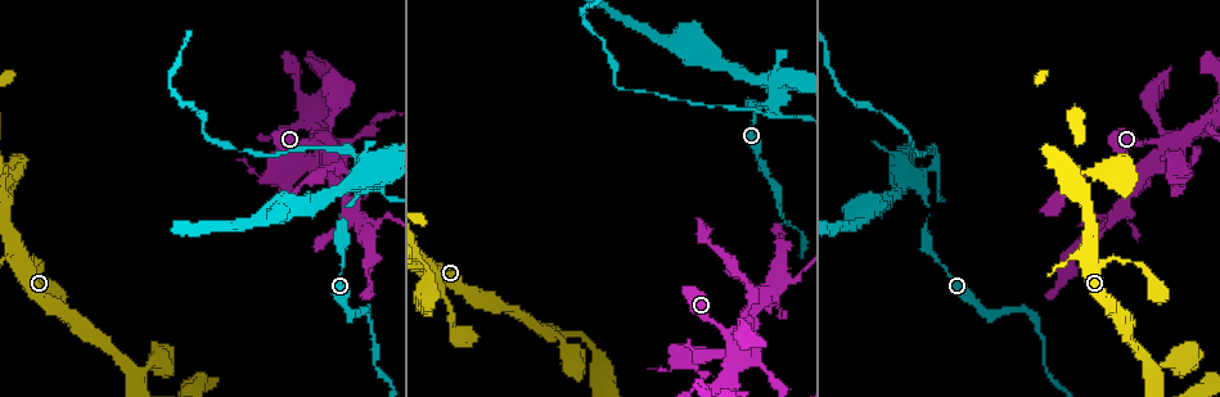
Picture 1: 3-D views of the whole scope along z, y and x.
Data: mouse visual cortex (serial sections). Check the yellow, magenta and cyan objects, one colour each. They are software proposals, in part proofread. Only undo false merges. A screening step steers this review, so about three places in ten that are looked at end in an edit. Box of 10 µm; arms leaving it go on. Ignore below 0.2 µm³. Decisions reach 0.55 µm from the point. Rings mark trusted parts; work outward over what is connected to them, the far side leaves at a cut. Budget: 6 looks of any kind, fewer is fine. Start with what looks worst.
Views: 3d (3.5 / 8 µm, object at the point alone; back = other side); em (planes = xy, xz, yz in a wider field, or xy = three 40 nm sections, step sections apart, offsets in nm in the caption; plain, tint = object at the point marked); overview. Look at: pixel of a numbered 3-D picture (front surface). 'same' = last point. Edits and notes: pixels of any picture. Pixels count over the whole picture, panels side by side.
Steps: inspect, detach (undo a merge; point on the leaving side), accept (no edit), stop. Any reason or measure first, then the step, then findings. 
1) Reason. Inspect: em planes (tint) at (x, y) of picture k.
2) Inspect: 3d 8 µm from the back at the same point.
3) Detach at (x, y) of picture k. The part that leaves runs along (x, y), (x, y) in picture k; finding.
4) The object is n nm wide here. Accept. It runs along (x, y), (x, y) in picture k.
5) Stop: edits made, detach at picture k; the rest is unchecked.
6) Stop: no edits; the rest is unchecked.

Abrupt turn. Inspect: 3d 3.5 µm at (326, 153) of picture 1.

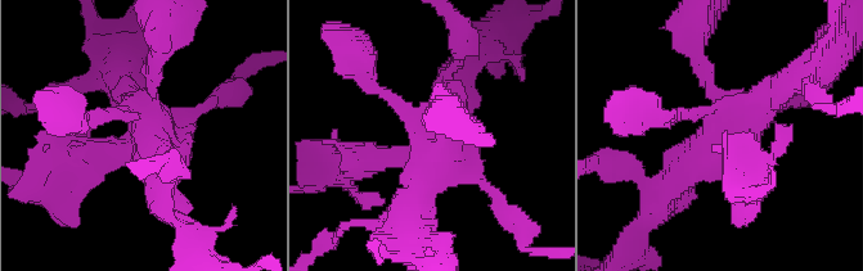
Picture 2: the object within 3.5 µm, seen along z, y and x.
Inspect: em xy step 2 (tint) at (145, 130) of picture 2.

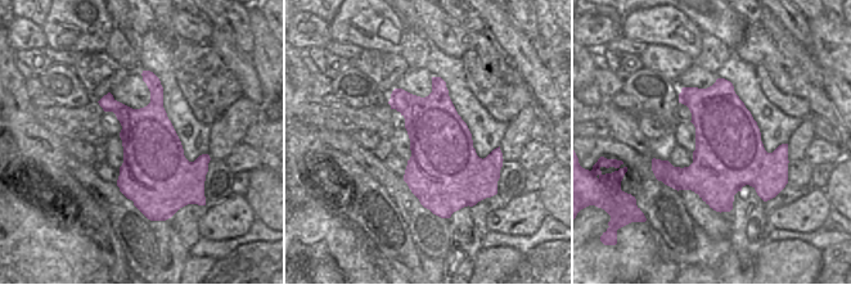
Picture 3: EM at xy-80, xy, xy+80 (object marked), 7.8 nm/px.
Accept. It runs along (84, 120), (139, 120), (154, 195) in picture 2; one cell here.

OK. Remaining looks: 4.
Sharp bend. Inspect: 3d 3.5 µm at (779, 92) of picture 1.

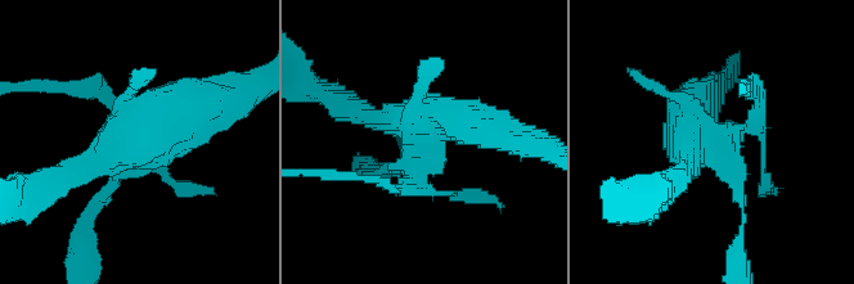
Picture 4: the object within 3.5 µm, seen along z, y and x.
Need the tissue. Inspect: em xy step 2 (tint) at (715, 144) of picture 4.

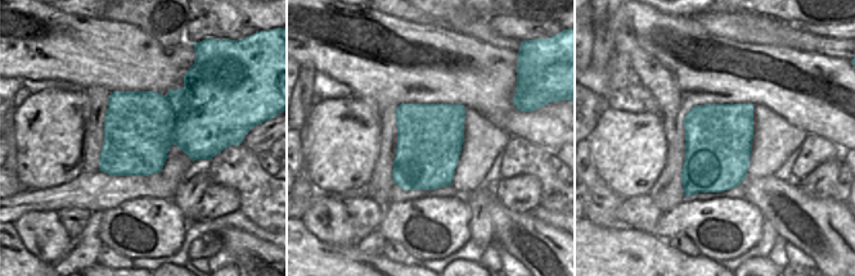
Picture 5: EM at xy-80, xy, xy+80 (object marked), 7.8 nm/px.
Detach at (754, 84) of picture 4. The part that leaves runs along (749, 122), (759, 94), (742, 82) in picture 4; a second cell is stuck on.

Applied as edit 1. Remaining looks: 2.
Stop: edits made, detach at picture 4; the rest is unchecked.

